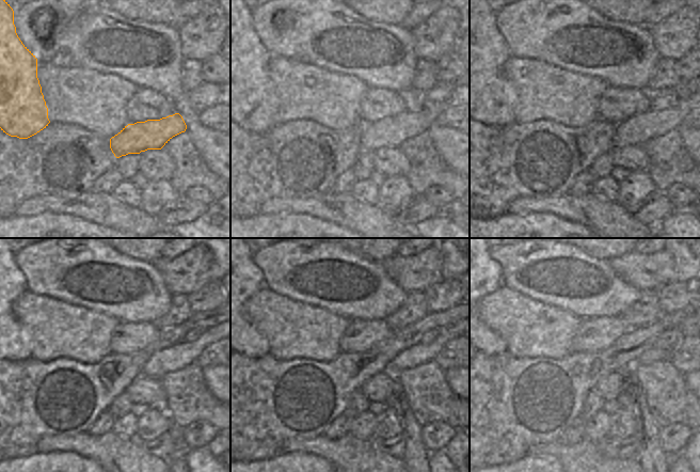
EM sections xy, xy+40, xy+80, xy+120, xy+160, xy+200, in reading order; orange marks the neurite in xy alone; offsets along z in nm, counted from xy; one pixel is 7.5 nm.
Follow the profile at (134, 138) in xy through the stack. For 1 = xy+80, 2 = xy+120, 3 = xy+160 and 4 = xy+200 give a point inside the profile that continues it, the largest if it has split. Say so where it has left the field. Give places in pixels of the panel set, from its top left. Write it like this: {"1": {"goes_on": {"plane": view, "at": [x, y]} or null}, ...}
{"1": {"goes_on": {"plane": "xy+80", "at": [635, 130]}}, "2": {"goes_on": {"plane": "xy+120", "at": [161, 362]}}, "3": {"goes_on": {"plane": "xy+160", "at": [418, 354]}}, "4": {"goes_on": {"plane": "xy+200", "at": [652, 355]}}}

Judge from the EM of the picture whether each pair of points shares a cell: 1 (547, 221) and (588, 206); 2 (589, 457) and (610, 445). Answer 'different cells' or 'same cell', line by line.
1: different cells
2: different cells

